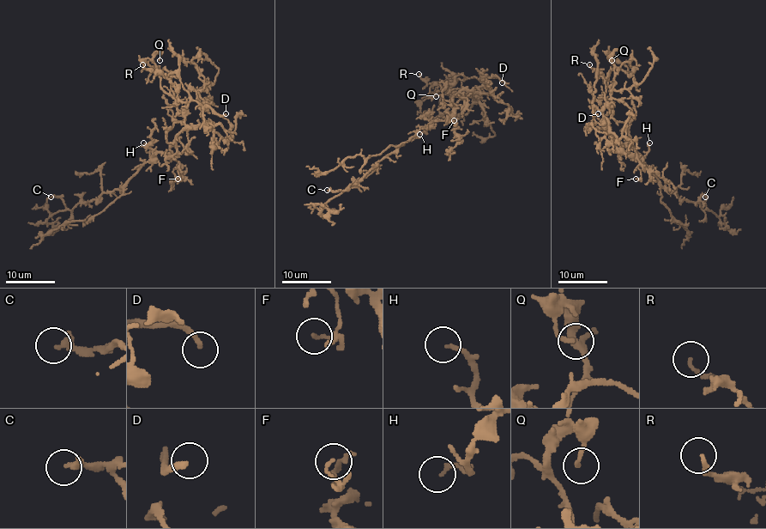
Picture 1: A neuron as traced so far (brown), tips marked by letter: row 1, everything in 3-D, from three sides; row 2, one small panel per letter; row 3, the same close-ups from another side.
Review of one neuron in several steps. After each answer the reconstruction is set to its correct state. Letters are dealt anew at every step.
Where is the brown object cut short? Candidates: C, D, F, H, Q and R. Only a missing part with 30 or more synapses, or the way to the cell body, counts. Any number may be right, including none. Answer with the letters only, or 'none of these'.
D, H

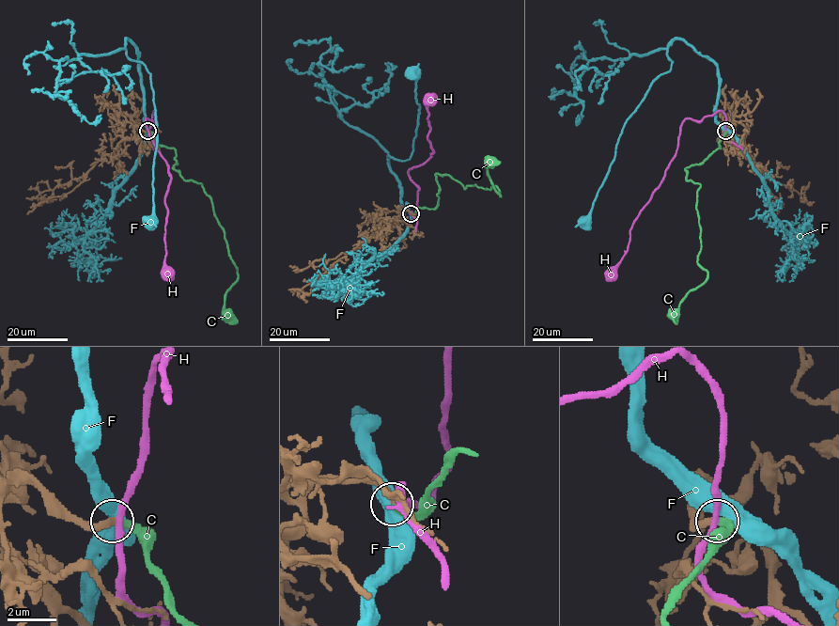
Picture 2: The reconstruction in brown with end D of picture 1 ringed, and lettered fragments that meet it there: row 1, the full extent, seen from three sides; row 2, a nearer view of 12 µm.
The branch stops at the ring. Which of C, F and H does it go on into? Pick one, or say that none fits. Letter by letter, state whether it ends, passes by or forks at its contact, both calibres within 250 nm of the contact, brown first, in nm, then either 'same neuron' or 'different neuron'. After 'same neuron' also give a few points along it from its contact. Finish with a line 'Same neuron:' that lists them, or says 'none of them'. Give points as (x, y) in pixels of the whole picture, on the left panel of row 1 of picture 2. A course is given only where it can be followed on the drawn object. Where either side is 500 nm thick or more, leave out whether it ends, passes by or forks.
C: it ends | 240/240 nm | same neuron | via (148, 131), (174, 148), (174, 169), (210, 199), (237, 267), (238, 279), (225, 293), (227, 316)
F: 240/550 nm | different neuron
H: it passes by | 240/240 nm | different neuron
Same neuron: C

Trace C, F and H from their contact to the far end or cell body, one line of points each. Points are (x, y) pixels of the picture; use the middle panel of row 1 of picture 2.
C: (411, 214), (436, 207), (436, 173), (449, 175), (464, 189), (496, 186), (500, 195), (489, 176), (490, 162)
F: (411, 214), (407, 204), (402, 206), (401, 183), (388, 156), (409, 160), (412, 149), (419, 105), (412, 74)
H: (411, 213), (417, 209), (418, 187), (409, 170), (423, 164), (433, 152), (427, 136), (429, 98)

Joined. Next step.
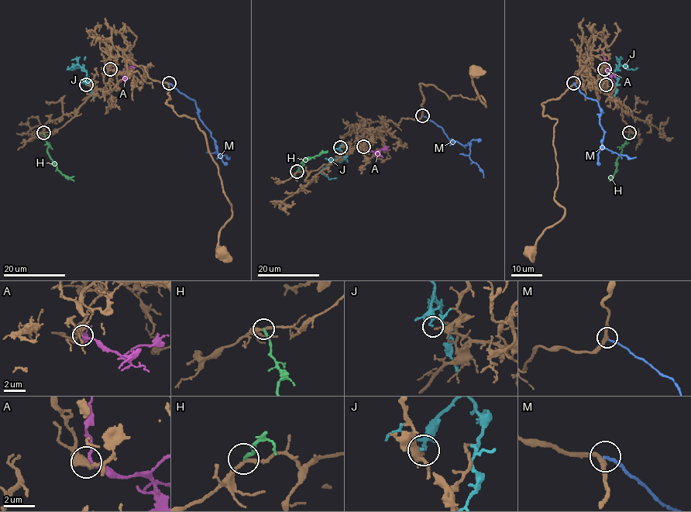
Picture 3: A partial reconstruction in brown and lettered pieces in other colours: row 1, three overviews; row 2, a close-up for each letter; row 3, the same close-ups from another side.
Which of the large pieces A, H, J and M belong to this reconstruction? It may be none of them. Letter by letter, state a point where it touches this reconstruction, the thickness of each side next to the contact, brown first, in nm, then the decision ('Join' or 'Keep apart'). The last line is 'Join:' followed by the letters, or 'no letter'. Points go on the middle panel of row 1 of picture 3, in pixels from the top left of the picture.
A: Touches brown at (363, 146). Thickness 400 nm (brown) against 160 nm. Join
H: Touches brown at (297, 171). Thickness 220 nm (brown) against 220 nm. Keep apart
J: Touches brown at (340, 147). Thickness 150 nm (brown) against 160 nm. Keep apart
M: Touches brown at (422, 115). Thickness 280 nm (brown) against 180 nm. Keep apart
Join: A

